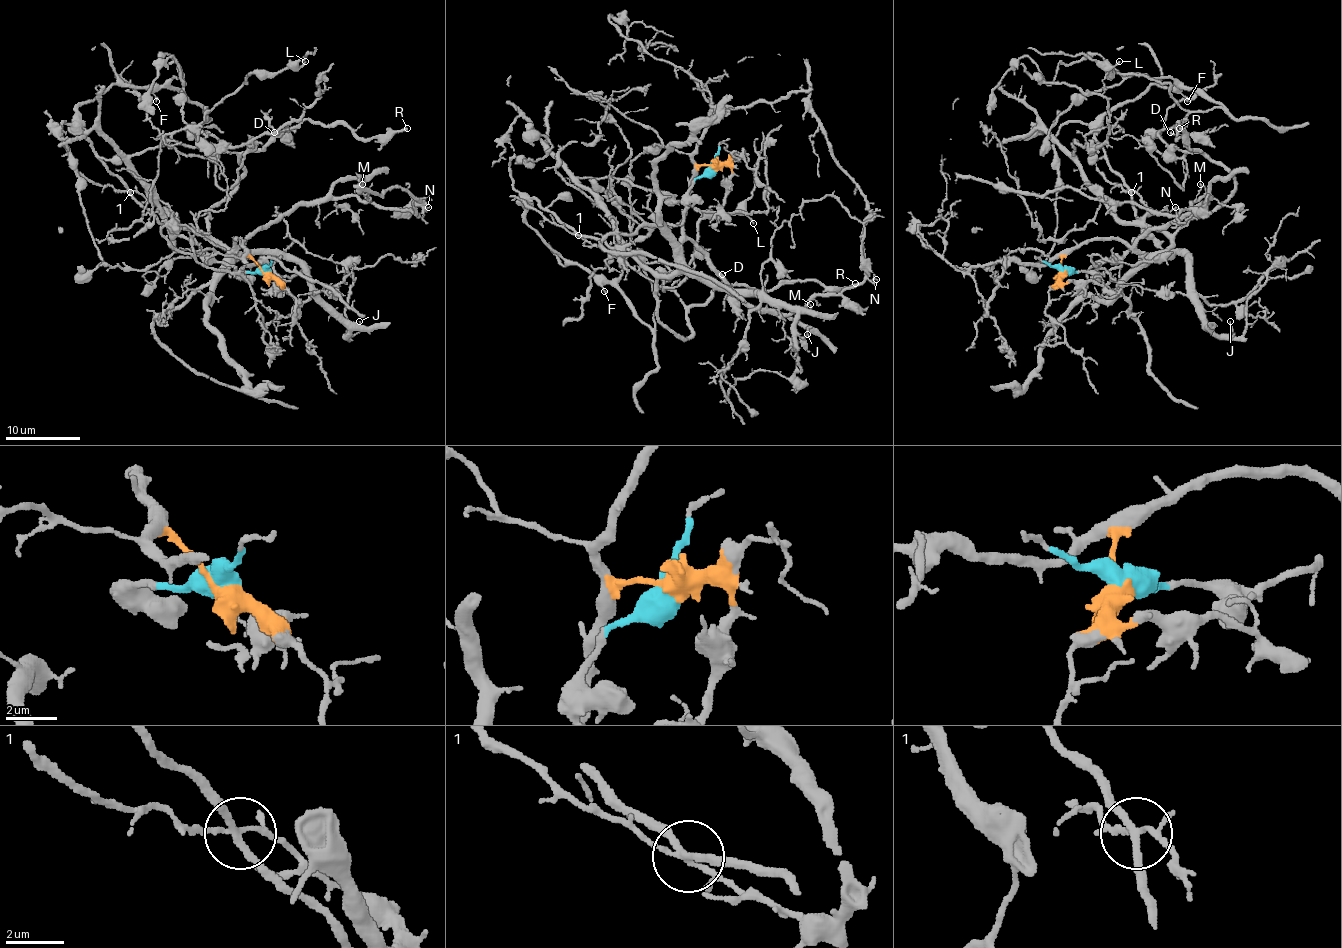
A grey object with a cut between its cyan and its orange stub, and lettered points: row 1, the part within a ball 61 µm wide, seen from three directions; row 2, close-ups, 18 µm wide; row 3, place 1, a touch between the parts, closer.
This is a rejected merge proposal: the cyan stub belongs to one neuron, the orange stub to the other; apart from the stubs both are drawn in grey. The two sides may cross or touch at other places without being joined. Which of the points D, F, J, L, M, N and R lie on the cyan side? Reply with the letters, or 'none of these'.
F, L

